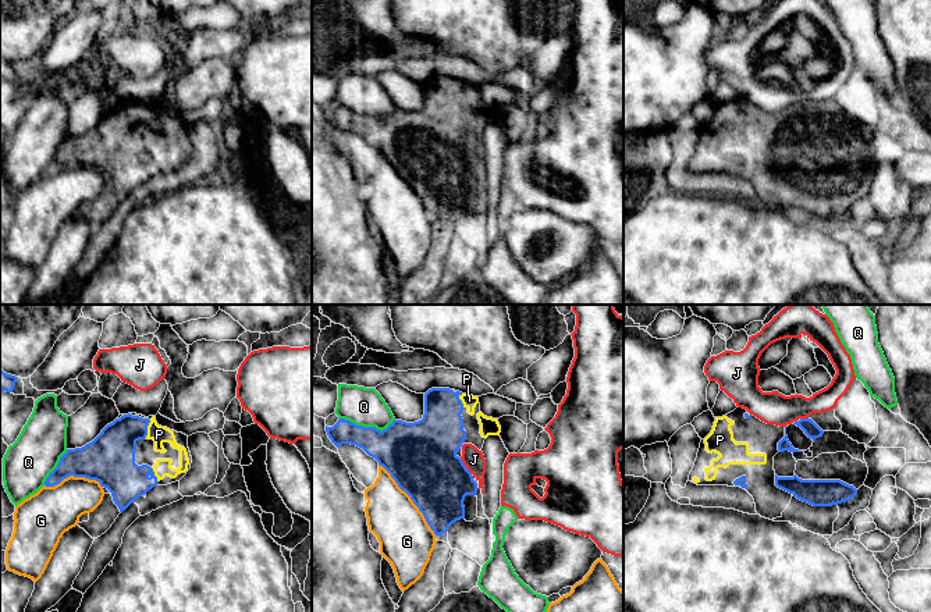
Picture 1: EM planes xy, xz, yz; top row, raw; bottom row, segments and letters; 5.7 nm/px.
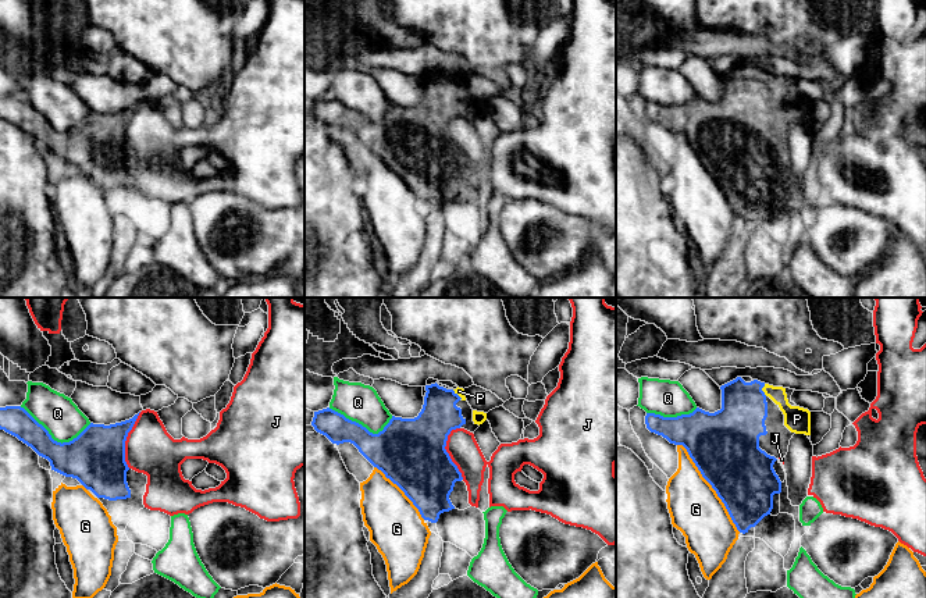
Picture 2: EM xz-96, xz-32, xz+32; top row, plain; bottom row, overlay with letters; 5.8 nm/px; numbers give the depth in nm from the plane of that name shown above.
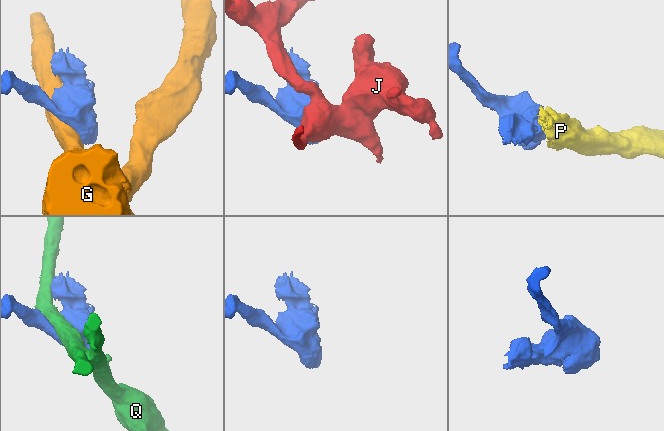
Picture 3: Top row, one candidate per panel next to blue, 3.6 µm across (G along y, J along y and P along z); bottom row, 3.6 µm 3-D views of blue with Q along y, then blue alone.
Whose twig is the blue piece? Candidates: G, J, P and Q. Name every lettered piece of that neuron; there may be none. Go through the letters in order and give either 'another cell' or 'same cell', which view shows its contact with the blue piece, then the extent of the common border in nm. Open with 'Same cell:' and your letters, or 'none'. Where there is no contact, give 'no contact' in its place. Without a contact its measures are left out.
Same cell: P
G: another cell; contact in xz; length 550 nm
J: another cell; contact in xz; length 120 nm
P: same cell; contact in xy; length 110 nm
Q: another cell; contact in xz; length 320 nm

